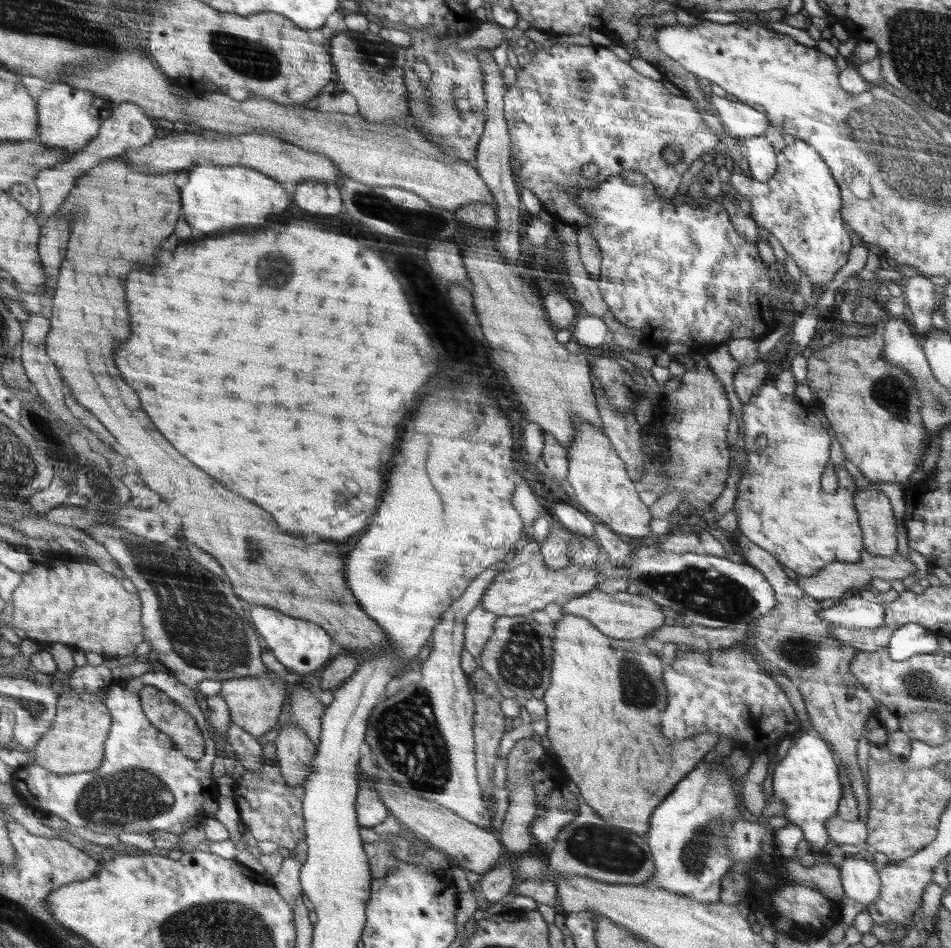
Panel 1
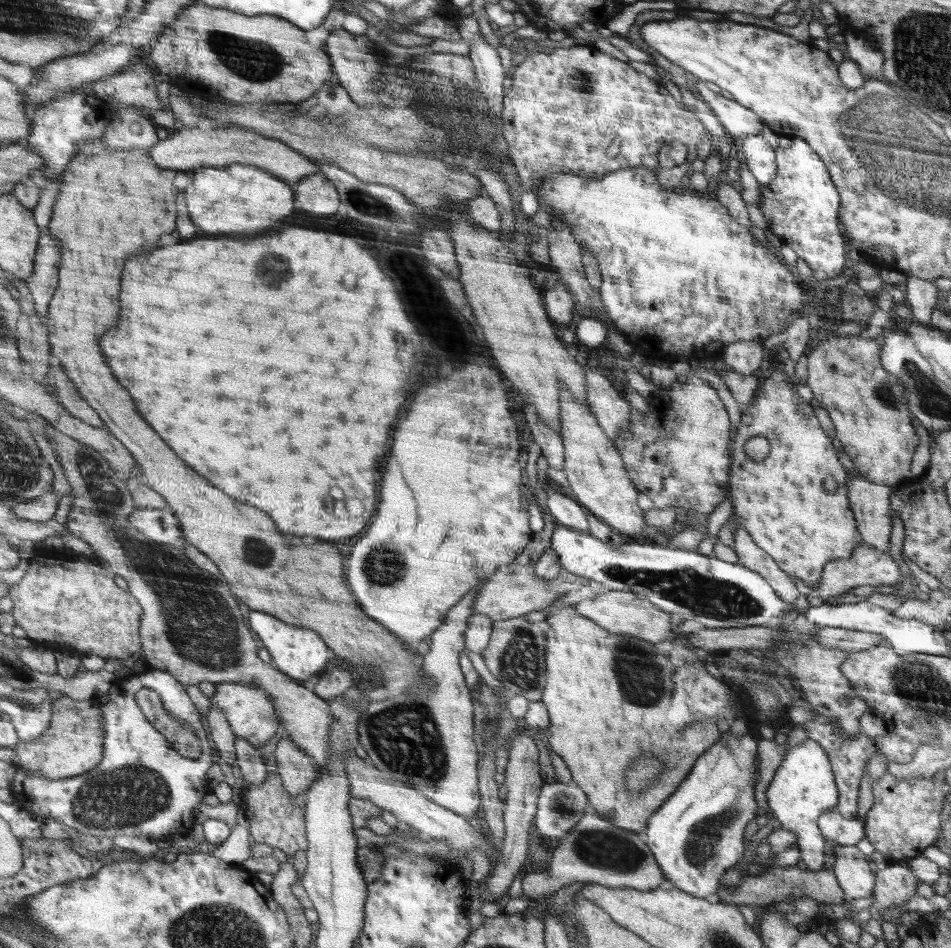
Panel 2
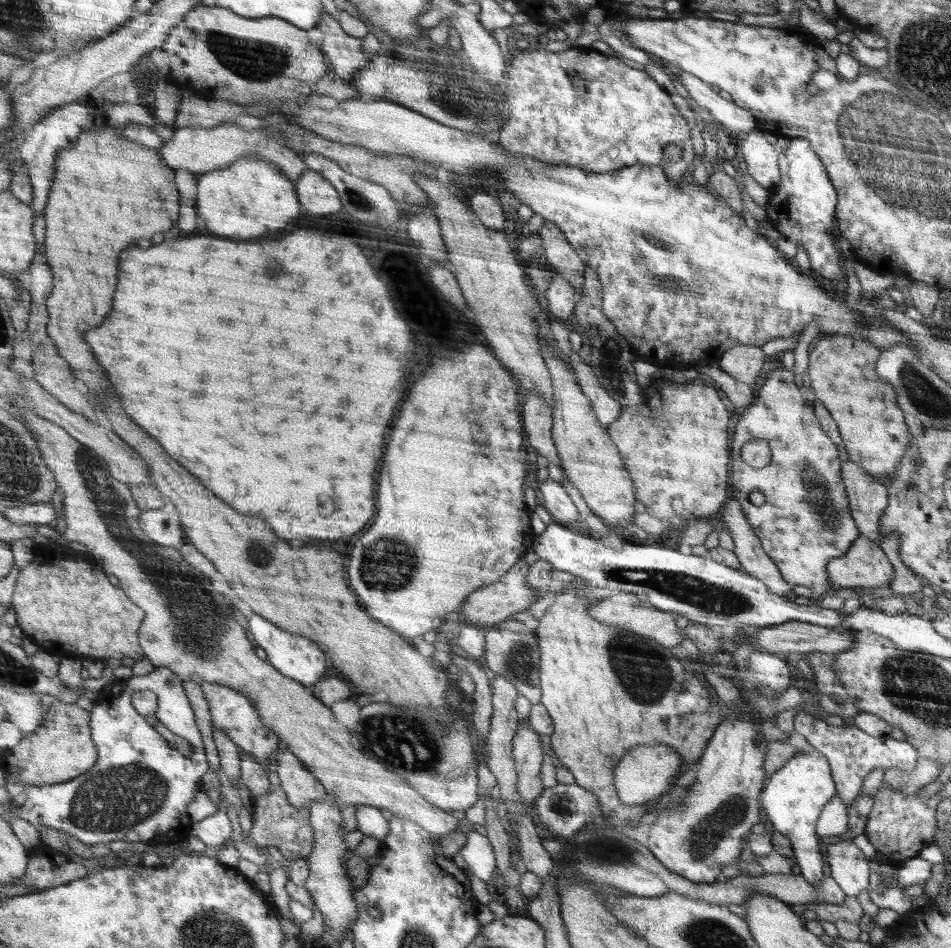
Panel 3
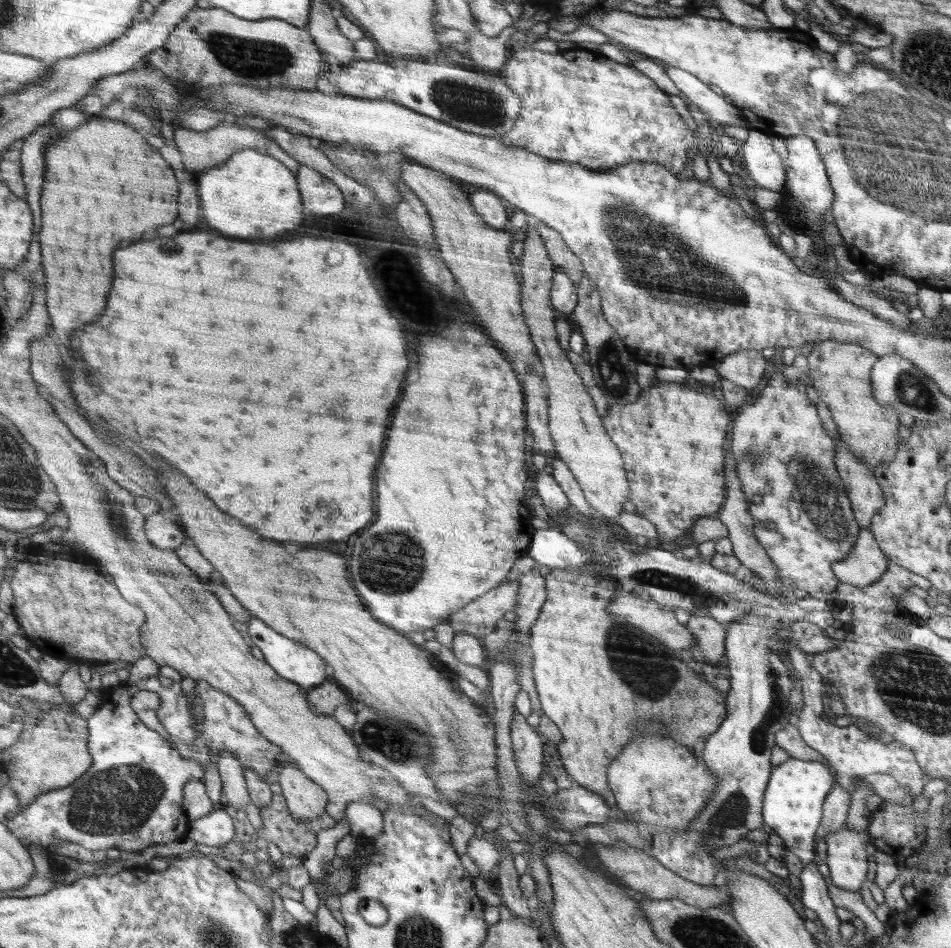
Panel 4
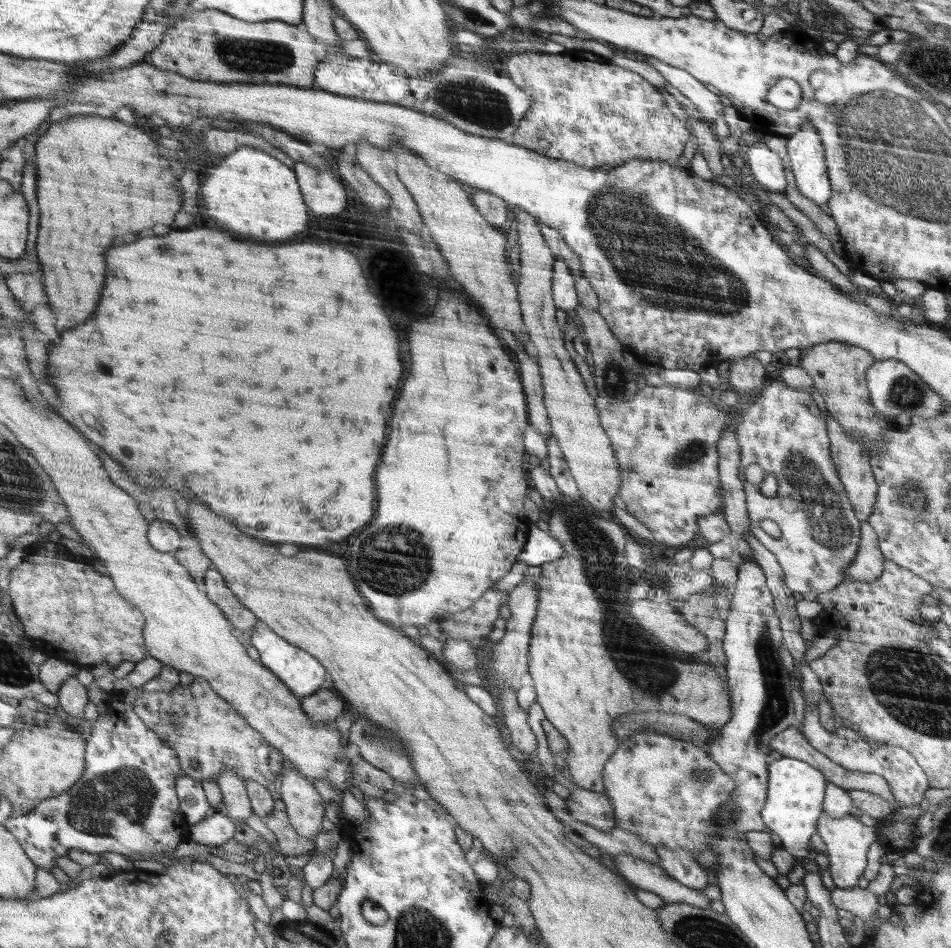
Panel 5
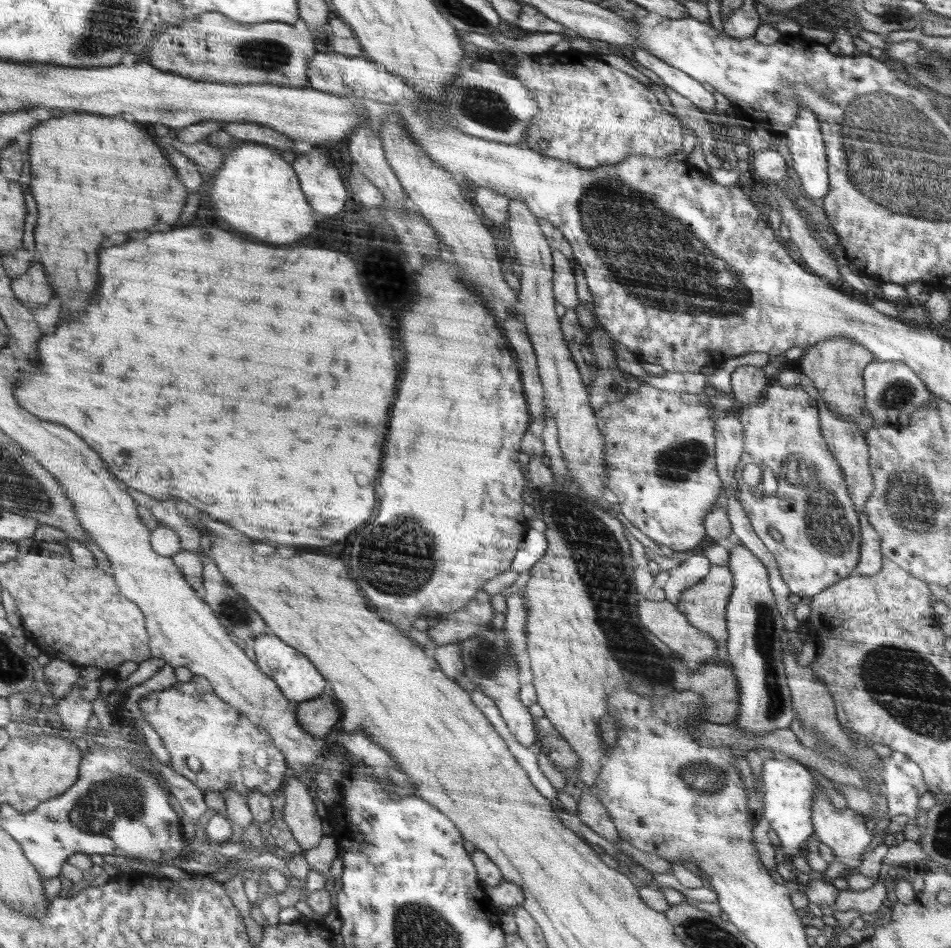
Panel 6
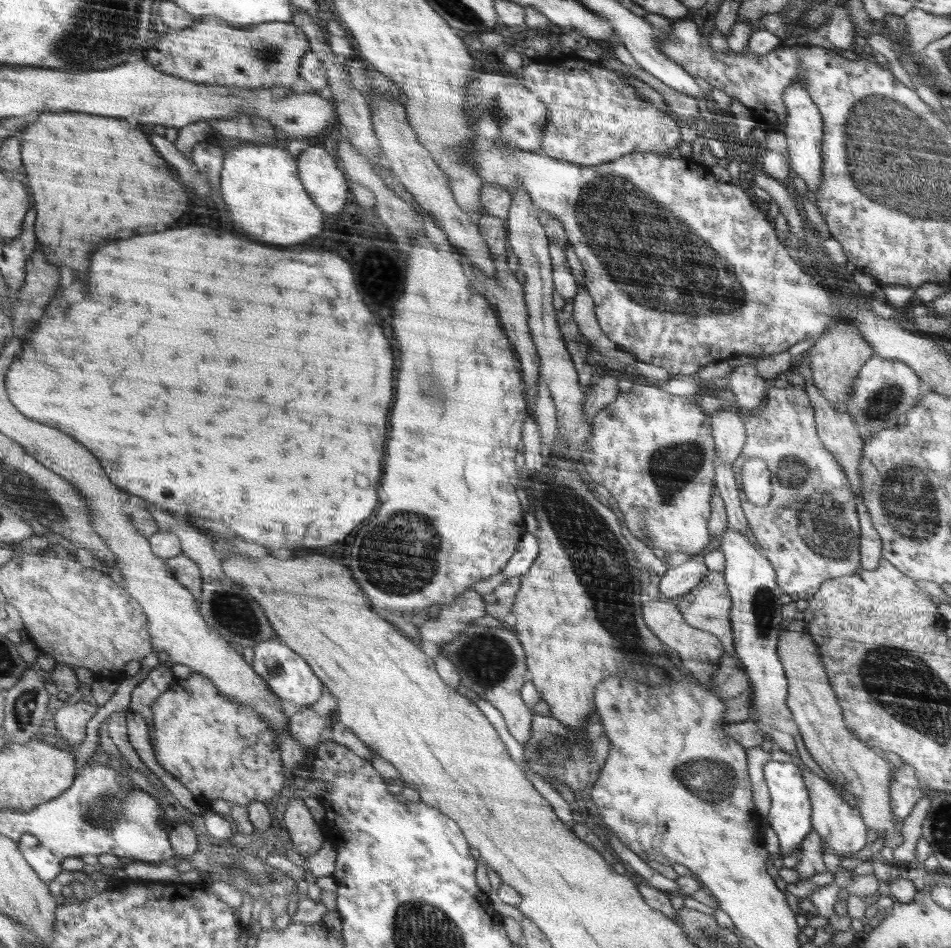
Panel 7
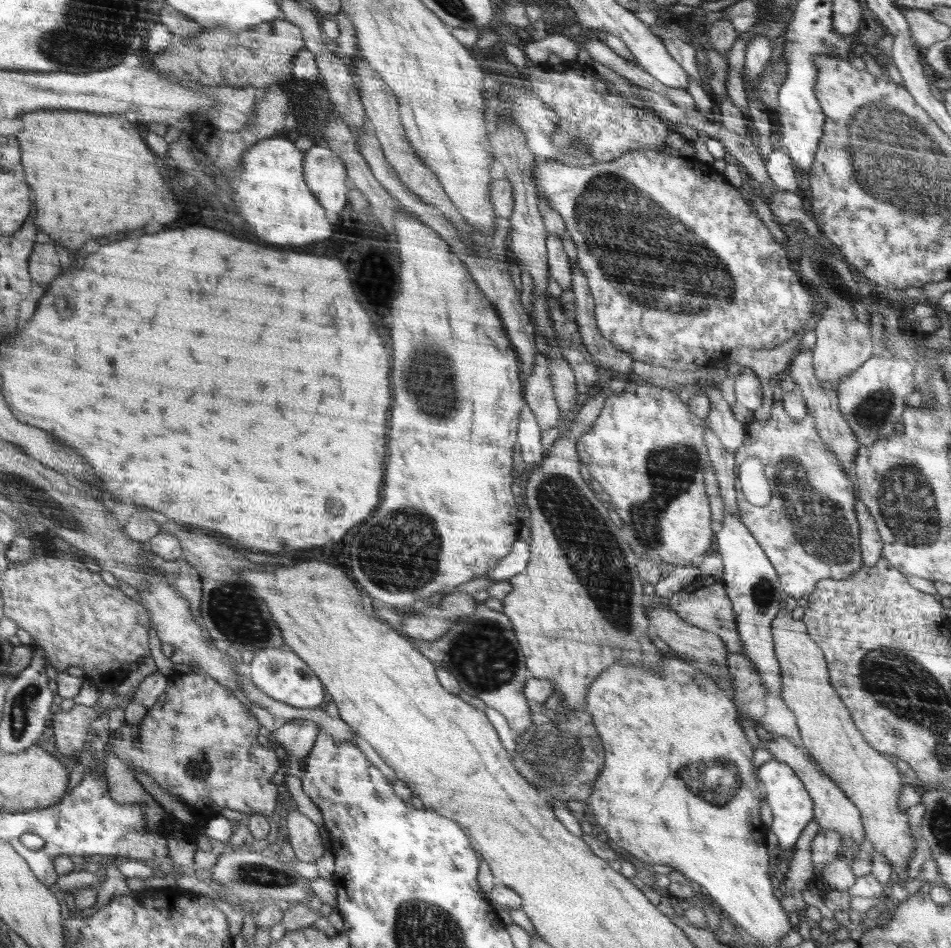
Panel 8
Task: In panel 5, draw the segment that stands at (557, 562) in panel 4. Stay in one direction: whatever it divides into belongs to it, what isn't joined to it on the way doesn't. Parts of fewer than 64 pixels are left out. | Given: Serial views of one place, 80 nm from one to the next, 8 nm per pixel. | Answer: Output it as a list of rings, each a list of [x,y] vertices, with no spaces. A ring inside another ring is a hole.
[[[534,525],[526,542],[526,548],[519,554],[519,559],[528,566],[540,566],[542,563],[559,559],[564,553],[558,539],[549,531],[542,531]]]

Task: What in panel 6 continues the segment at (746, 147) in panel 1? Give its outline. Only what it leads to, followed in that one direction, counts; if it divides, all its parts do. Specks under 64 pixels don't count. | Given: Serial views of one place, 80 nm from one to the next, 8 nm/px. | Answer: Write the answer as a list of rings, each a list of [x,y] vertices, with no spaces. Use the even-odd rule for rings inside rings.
[[[773,149],[756,151],[748,158],[751,177],[757,181],[768,181],[774,184],[780,184],[786,178],[786,162],[784,158]]]

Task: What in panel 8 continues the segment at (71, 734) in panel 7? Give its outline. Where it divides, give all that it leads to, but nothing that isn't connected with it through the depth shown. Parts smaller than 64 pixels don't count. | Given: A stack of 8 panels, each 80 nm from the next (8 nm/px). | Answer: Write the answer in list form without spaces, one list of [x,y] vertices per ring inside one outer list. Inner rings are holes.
[[[75,704],[69,712],[54,716],[56,750],[62,756],[78,758],[83,751],[87,736],[92,732],[91,724],[97,720],[96,708]]]

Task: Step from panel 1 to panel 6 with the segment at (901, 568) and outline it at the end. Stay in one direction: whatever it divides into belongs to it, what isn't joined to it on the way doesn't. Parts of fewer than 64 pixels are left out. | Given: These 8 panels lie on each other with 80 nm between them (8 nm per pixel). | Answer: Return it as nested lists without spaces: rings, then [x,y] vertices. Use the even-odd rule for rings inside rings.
[[[865,512],[860,513],[861,524],[863,525],[863,544],[860,545],[862,556],[858,564],[857,574],[872,576],[883,566],[882,554],[880,554],[880,538],[876,529],[870,523]]]

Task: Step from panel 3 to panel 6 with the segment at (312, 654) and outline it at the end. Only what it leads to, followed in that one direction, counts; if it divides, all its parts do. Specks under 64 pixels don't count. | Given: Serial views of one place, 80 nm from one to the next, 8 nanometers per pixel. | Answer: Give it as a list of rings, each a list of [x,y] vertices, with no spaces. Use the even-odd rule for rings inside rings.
[[[263,634],[258,638],[252,639],[249,645],[254,648],[256,662],[264,672],[271,676],[279,687],[283,690],[284,696],[297,704],[316,699],[316,696],[322,692],[326,680],[318,667],[314,665],[307,655],[284,642],[274,634]]]

